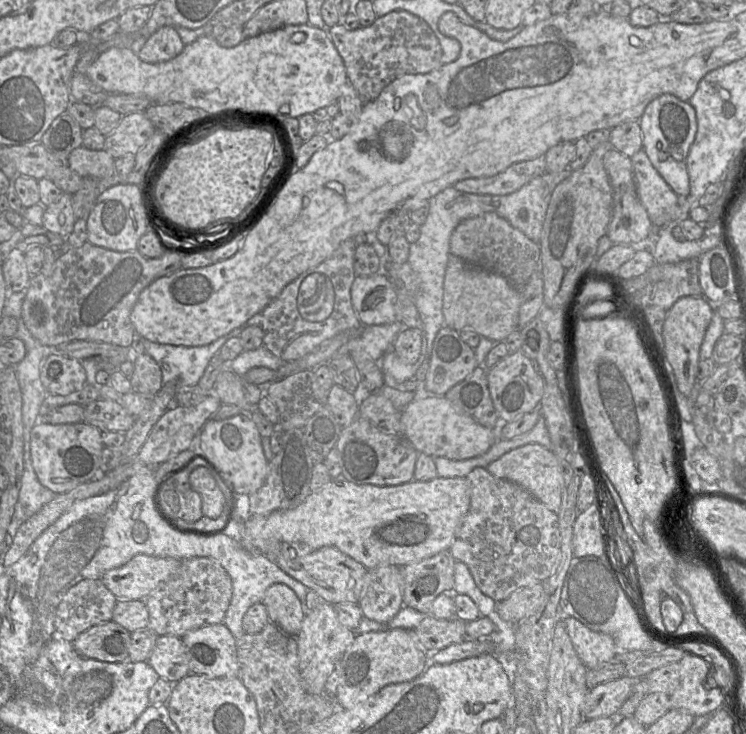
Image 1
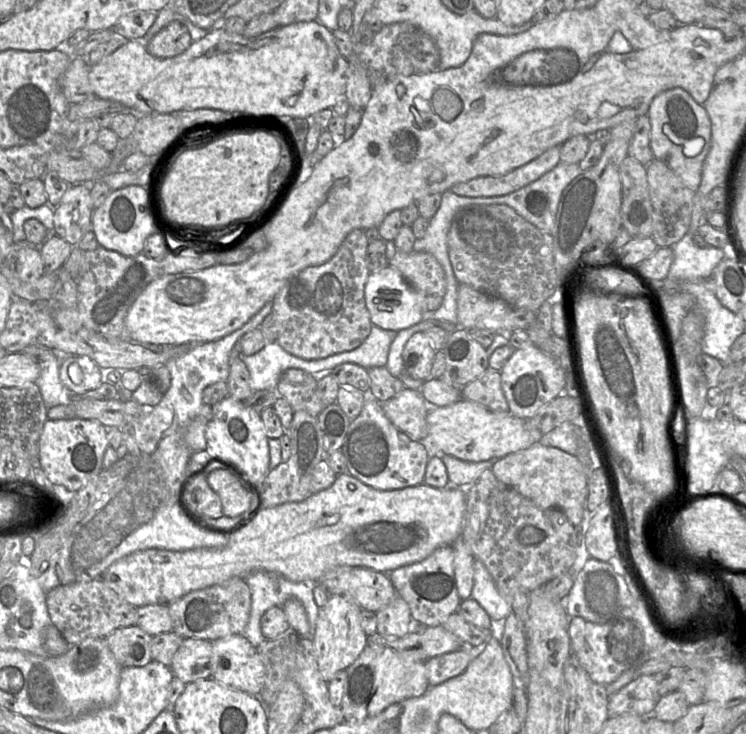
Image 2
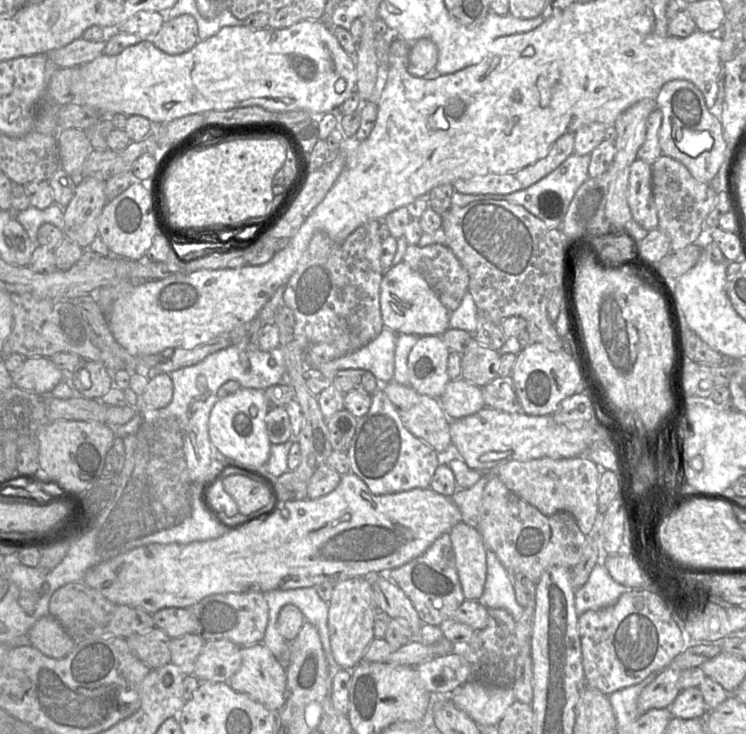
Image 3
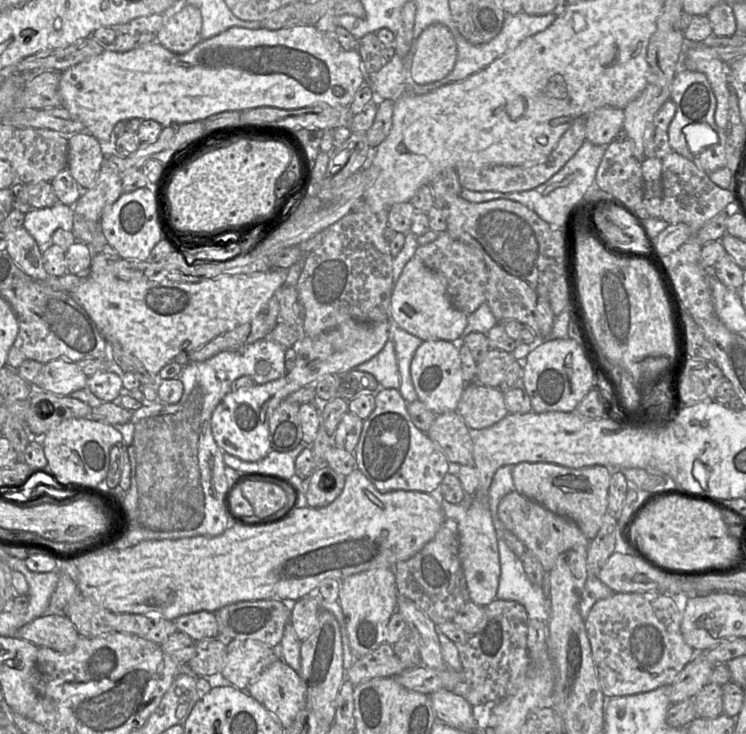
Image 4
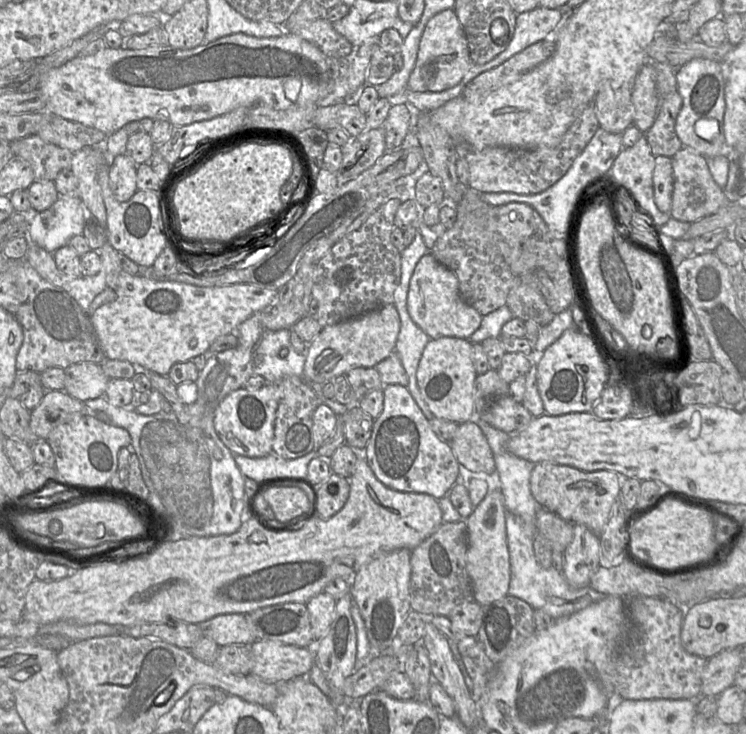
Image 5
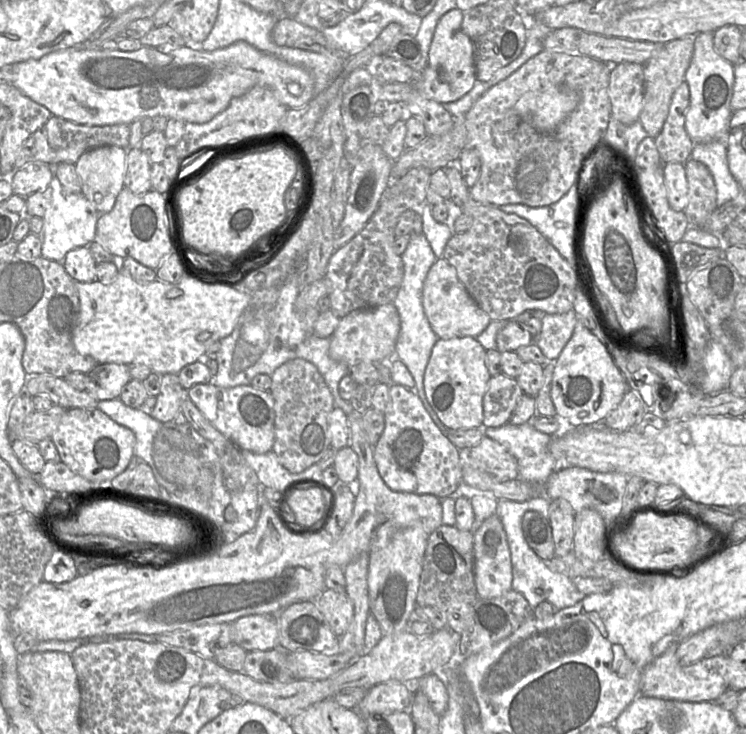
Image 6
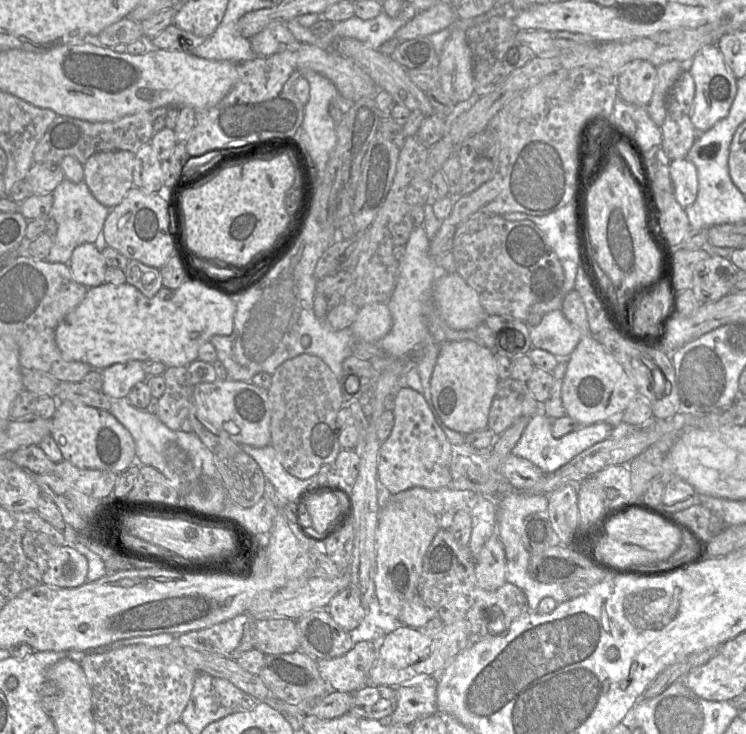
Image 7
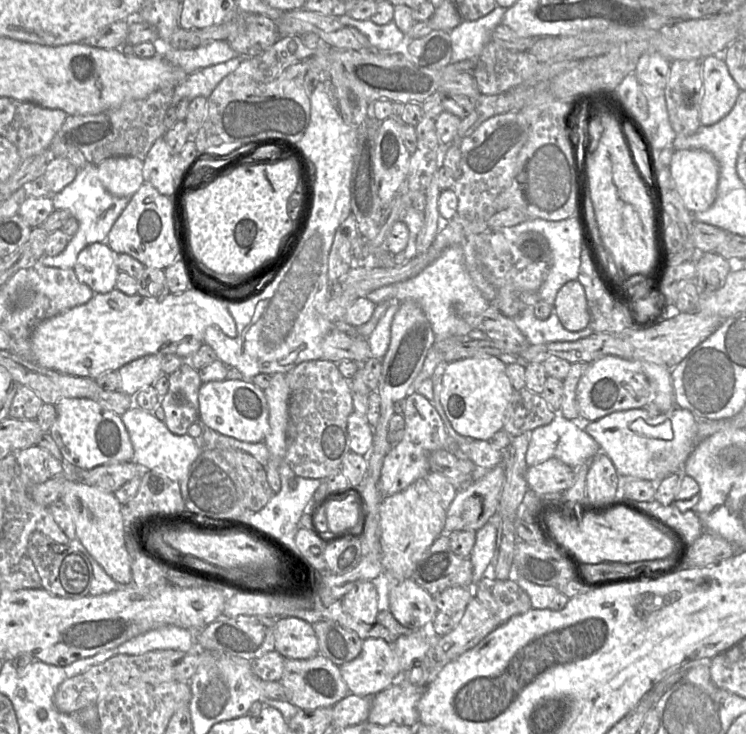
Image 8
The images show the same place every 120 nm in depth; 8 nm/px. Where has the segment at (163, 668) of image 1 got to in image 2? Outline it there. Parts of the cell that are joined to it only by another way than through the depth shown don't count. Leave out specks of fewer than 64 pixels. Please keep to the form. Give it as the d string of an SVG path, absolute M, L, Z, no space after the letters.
M183 639L170 666L174 676L185 684L211 678L212 641Z

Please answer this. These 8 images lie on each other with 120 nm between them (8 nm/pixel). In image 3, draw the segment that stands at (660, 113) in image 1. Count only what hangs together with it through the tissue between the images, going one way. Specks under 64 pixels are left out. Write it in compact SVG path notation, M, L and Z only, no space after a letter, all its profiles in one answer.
M672 80L666 83L656 97L657 108L662 112L658 133L662 155L683 164L699 182L709 183L718 173L730 151L723 136L723 127L708 109L702 92L687 80Z

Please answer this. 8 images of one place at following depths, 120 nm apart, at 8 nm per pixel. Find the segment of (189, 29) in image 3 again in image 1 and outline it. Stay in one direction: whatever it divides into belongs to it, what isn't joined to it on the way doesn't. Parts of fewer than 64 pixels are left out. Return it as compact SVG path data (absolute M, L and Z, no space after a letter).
M163 26L147 38L138 56L147 63L166 62L178 56L184 48L176 28Z

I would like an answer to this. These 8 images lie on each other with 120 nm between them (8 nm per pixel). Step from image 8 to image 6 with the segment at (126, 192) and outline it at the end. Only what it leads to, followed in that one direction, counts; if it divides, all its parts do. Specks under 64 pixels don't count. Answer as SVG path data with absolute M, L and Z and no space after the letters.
M100 146L83 153L75 163L81 193L100 214L110 212L125 187L127 149Z

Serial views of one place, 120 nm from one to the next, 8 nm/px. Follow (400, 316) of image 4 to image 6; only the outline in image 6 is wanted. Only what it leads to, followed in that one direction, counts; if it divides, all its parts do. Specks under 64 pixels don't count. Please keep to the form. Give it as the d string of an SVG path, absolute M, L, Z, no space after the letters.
M438 258L429 269L423 285L422 304L425 315L438 338L476 337L491 319L467 292L457 272L444 258Z

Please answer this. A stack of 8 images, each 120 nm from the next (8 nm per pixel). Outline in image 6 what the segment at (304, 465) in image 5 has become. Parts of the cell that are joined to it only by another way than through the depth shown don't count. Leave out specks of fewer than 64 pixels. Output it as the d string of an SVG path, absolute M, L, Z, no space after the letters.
M240 449L247 464L254 470L260 485L281 491L288 483L302 478L321 478L318 462L301 473L291 473L280 464L276 454L270 450L263 454L256 454Z

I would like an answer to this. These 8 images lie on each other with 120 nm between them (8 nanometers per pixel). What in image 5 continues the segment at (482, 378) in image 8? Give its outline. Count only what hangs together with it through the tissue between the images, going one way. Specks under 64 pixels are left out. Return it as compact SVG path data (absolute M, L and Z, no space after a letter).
M440 337L430 339L424 348L416 373L417 383L424 401L439 419L462 424L477 416L474 399L477 373L472 361L472 347L469 339Z

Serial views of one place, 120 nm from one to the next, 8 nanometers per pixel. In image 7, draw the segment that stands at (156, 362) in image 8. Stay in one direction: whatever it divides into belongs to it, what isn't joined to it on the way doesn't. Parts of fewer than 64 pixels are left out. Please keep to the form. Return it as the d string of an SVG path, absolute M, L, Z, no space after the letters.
M140 360L114 363L102 370L102 392L111 398L126 398L129 390L139 381L146 381Z

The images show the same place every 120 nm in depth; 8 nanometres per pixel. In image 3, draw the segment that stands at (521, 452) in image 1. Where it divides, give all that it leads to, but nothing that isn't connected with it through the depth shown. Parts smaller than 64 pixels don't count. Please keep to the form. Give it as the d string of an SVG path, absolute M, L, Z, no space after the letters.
M584 456L554 459L542 457L528 461L512 460L497 468L497 476L517 496L545 515L568 512L587 536L598 511L599 467Z

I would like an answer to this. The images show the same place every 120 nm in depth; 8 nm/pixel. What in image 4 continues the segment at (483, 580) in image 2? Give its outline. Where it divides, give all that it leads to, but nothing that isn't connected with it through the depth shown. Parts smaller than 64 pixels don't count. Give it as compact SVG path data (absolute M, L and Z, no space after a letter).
M498 539L498 551L500 578L496 599L516 601L524 606L529 619L547 622L551 616L551 605L542 586L529 581L521 560L503 539Z

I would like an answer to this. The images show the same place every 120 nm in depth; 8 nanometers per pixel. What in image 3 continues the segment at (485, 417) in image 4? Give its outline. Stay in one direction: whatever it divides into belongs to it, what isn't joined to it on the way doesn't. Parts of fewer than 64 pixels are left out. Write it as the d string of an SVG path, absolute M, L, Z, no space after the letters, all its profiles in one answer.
M464 379L450 380L438 400L451 420L472 415L486 406L481 387Z

